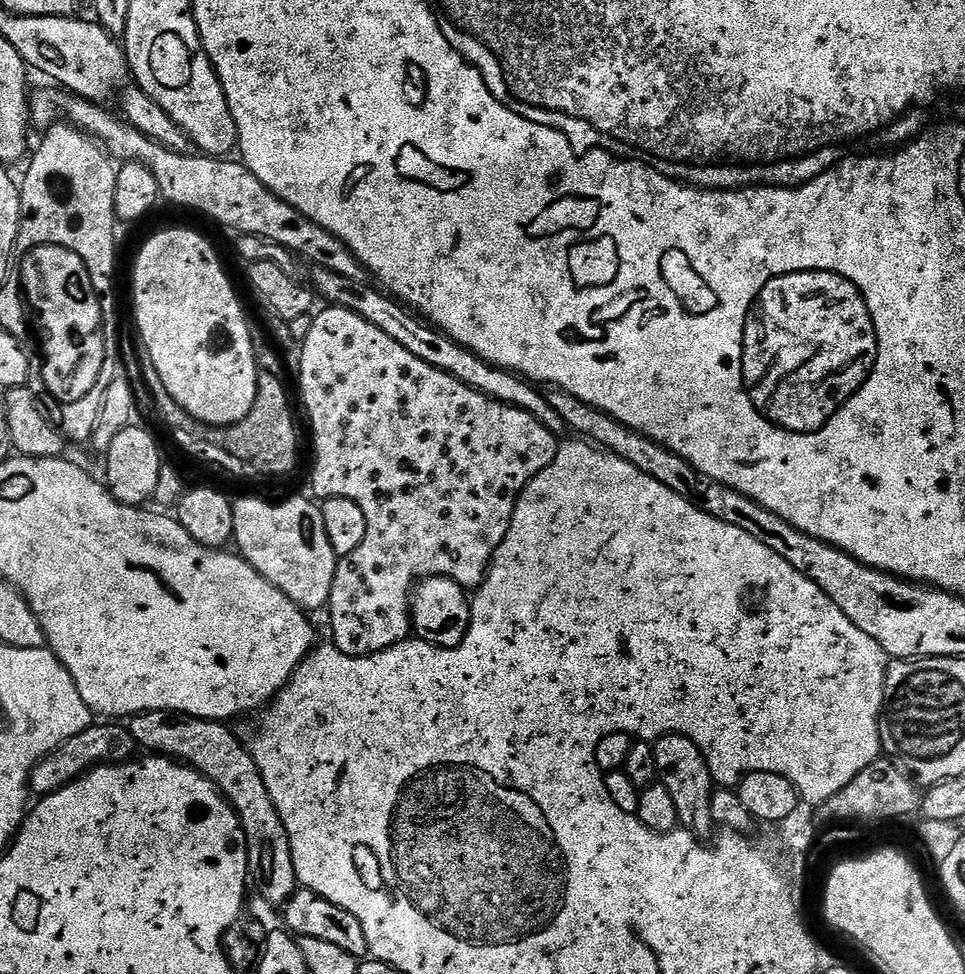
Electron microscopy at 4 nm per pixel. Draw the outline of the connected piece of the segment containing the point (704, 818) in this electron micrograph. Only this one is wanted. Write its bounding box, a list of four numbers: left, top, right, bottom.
[652,734,714,838]

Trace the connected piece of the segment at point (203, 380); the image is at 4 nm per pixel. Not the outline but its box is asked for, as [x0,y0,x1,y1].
[132,228,261,428]

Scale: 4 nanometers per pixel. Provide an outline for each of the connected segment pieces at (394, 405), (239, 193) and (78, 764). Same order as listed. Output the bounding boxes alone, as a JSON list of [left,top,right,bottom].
[[299,306,558,656],[48,90,365,282],[28,722,137,797]]

